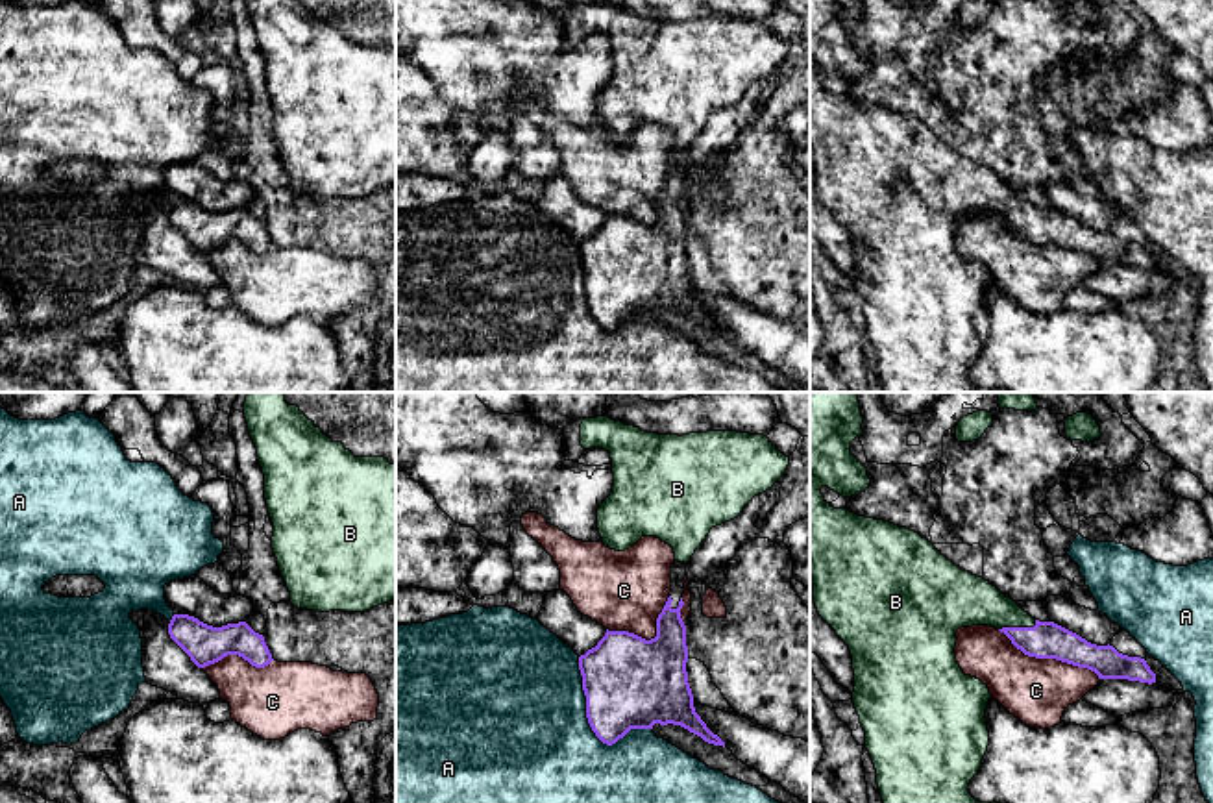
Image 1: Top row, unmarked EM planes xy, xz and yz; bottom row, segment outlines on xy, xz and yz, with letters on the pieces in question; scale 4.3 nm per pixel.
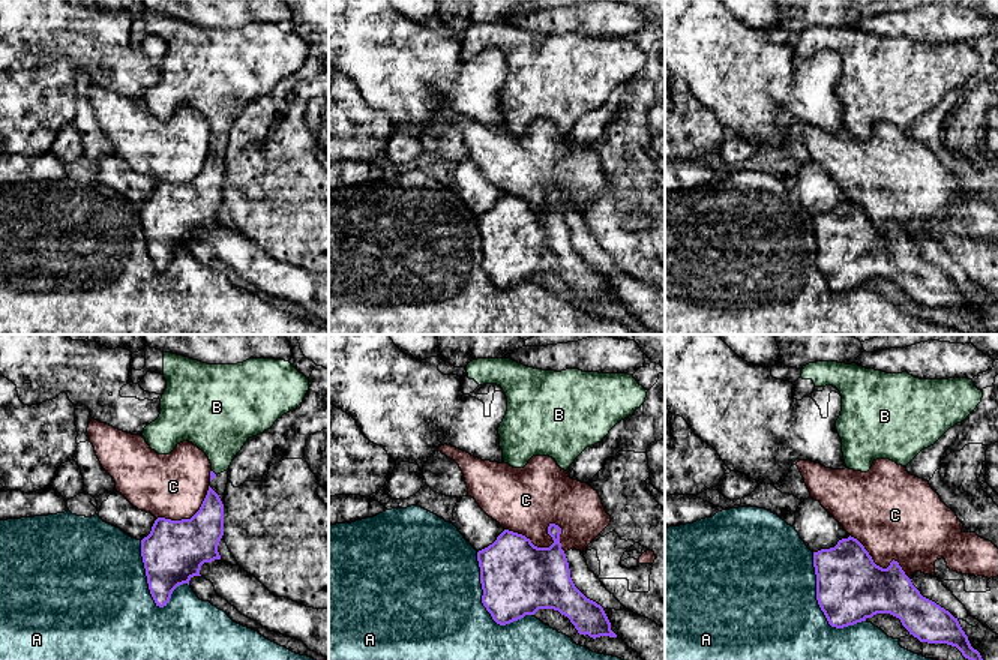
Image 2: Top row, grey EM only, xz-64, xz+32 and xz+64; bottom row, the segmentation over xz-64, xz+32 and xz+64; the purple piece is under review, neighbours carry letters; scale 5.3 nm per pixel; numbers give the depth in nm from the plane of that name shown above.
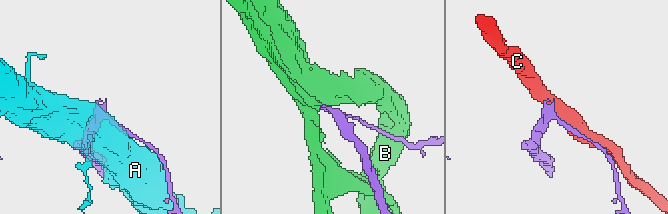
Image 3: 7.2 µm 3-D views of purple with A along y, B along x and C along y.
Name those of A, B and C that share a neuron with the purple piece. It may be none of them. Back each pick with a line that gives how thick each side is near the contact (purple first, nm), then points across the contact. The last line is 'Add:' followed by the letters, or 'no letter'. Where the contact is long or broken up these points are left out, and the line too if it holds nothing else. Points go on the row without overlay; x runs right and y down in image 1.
B: calibres 160 and 220 nm; way yz (1043, 226), (1017, 213), (1001, 197), (967, 185)
Add: B

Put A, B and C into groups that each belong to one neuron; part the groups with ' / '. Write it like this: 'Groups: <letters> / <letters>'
Groups: A / B / C

